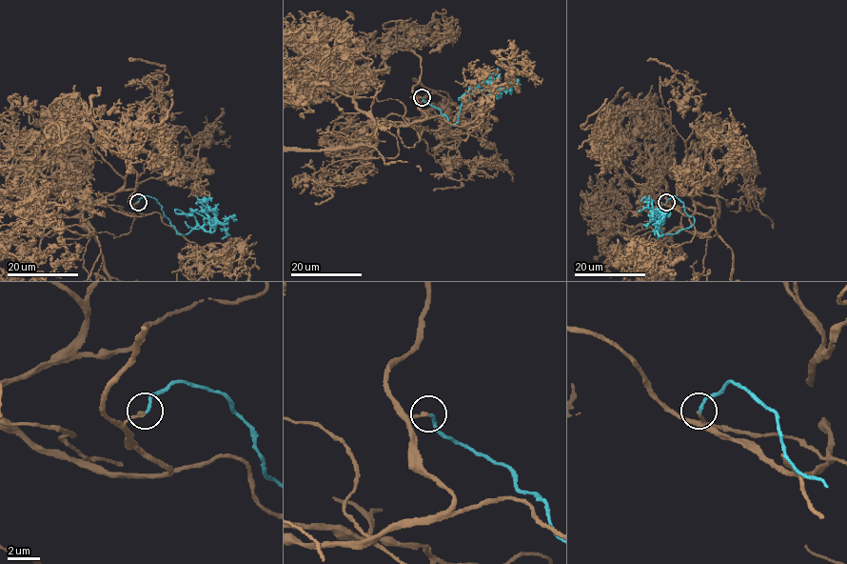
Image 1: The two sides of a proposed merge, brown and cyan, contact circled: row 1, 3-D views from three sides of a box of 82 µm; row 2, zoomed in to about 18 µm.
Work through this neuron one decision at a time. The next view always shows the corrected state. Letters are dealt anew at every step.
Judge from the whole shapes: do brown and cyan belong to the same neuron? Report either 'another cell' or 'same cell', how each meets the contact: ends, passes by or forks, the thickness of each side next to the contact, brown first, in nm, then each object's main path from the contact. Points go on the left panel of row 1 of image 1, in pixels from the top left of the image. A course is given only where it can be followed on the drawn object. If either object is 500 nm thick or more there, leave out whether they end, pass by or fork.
same cell; brown ends there; cyan ends there; 180 nm thick on the brown side, 190 nm on the other; brown runs (137, 202), (133, 206), (141, 216), (118, 212), (96, 202), (71, 217), (49, 217), (9, 206); cyan runs (138, 202), (145, 195), (154, 198), (178, 233), (185, 234), (205, 223), (207, 201), (211, 198), (210, 201)

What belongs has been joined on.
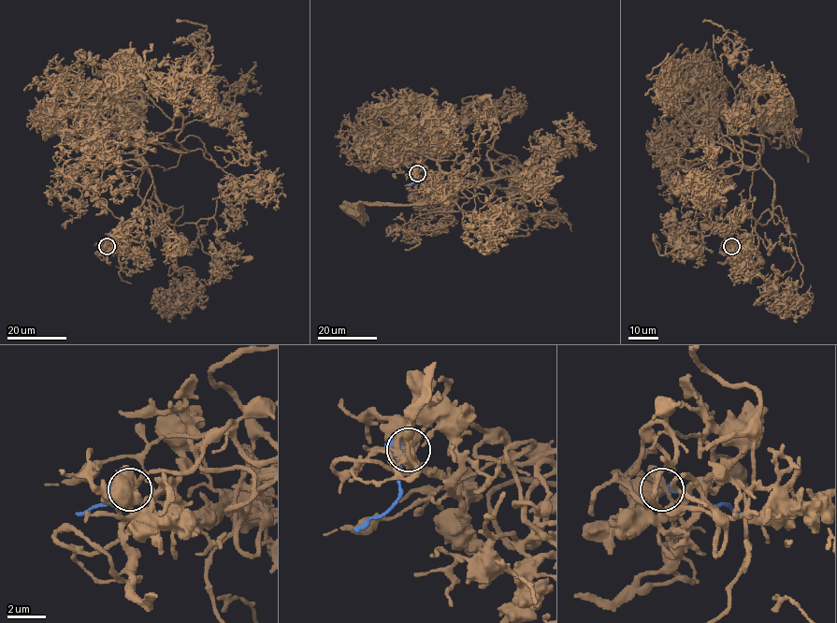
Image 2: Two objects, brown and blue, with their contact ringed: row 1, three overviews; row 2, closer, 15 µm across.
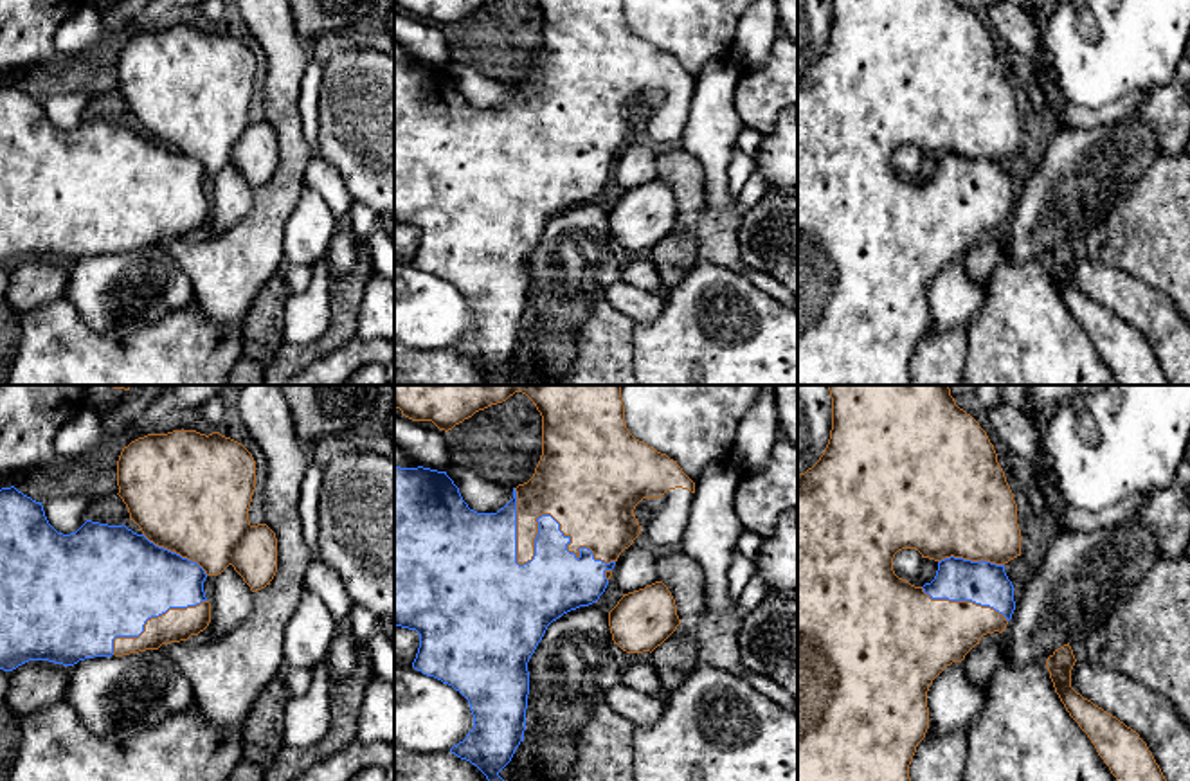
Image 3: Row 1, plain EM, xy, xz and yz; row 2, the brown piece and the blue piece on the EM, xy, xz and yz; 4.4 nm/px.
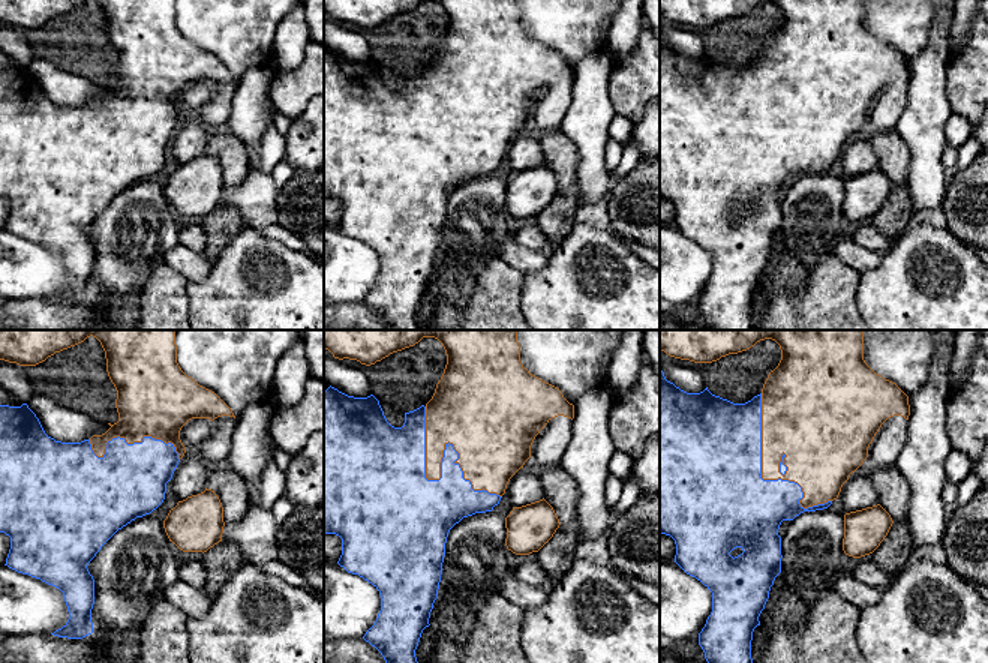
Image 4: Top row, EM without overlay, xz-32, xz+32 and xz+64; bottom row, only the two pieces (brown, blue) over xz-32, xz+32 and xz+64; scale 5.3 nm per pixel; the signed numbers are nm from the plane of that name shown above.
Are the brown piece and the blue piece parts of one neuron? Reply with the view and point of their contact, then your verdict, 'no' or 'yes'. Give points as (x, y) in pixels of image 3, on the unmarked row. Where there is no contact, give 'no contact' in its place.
contact xz (537, 130); yes

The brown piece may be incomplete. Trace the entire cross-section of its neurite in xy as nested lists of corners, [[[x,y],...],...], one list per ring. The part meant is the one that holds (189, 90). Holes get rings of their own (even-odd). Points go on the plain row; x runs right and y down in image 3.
[[[173,27],[148,31],[122,45],[117,58],[119,94],[140,131],[122,122],[86,117],[76,130],[58,130],[41,99],[14,83],[0,86],[0,266],[13,268],[29,257],[74,263],[94,254],[122,254],[162,241],[187,238],[211,220],[203,189],[207,173],[229,162],[252,189],[270,182],[277,169],[277,135],[266,121],[252,122],[248,104],[256,86],[256,58],[238,38],[212,29]]]

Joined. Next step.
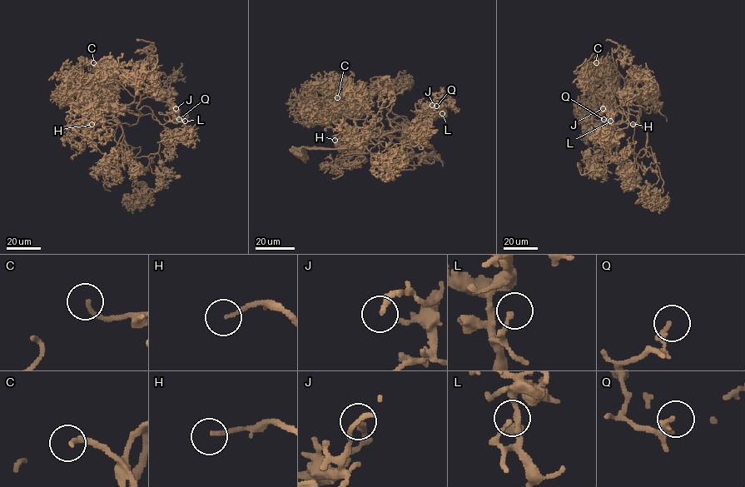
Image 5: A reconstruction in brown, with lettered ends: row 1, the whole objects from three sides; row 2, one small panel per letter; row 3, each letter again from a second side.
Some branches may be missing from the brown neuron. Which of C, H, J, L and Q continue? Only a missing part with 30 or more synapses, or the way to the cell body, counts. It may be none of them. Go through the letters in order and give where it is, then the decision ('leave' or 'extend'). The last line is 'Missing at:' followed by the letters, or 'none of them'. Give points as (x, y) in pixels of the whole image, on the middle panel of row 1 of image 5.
C: (337, 97) | extend
H: (335, 140) | extend
J: (432, 105) | leave
L: (442, 113) | leave
Q: (436, 106) | leave
Missing at: C, H

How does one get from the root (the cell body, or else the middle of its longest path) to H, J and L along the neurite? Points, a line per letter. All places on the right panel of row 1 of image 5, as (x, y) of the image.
H: (643, 96), (639, 97), (638, 120), (636, 126), (633, 124)
J: (643, 96), (640, 116), (628, 108), (628, 120), (619, 124), (603, 108)
L: (643, 96), (639, 97), (639, 116), (628, 108), (628, 113), (624, 113), (628, 120), (614, 124), (610, 121)

